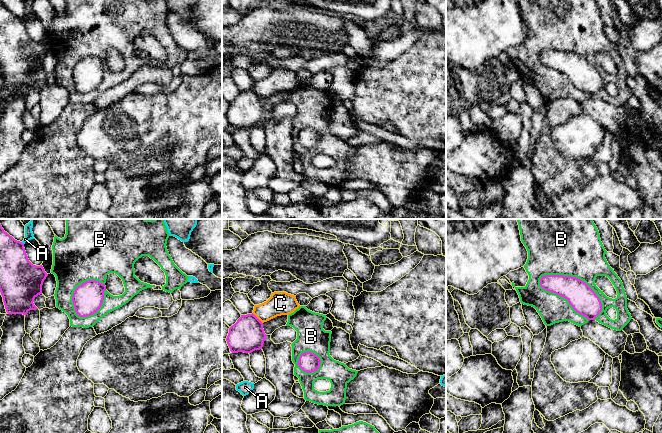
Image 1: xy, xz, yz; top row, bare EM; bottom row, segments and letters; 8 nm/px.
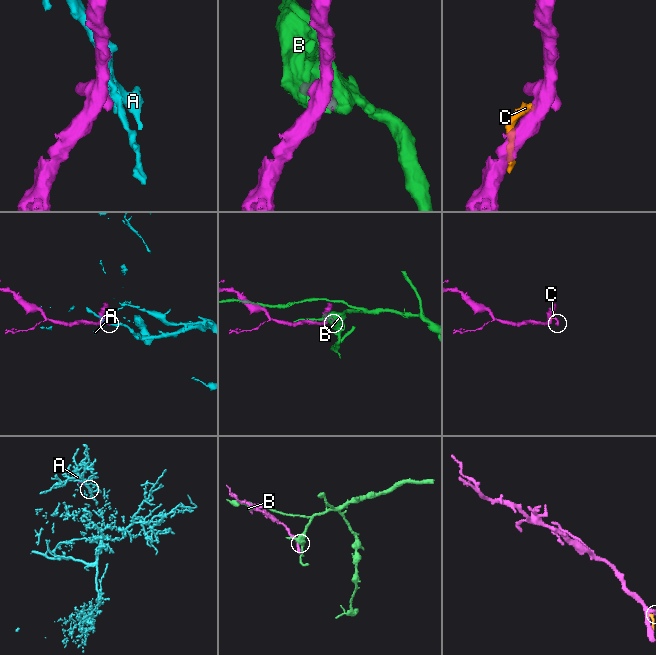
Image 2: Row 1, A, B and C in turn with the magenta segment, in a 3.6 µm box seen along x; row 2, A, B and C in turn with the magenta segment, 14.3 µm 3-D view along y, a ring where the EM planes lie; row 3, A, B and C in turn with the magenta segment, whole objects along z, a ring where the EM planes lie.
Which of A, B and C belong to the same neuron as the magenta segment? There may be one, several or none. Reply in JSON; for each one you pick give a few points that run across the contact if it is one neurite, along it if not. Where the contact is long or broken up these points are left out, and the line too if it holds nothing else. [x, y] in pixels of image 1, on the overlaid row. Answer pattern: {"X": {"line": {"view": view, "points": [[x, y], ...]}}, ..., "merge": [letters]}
{"merge": []}

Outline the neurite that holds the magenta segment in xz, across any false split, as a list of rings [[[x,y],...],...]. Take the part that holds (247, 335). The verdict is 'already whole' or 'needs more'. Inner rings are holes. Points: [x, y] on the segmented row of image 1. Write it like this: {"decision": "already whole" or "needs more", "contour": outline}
{"decision": "already whole", "contour": [[[252,313],[241,315],[237,322],[229,328],[226,338],[232,353],[251,353],[260,350],[266,340],[263,323]]]}

